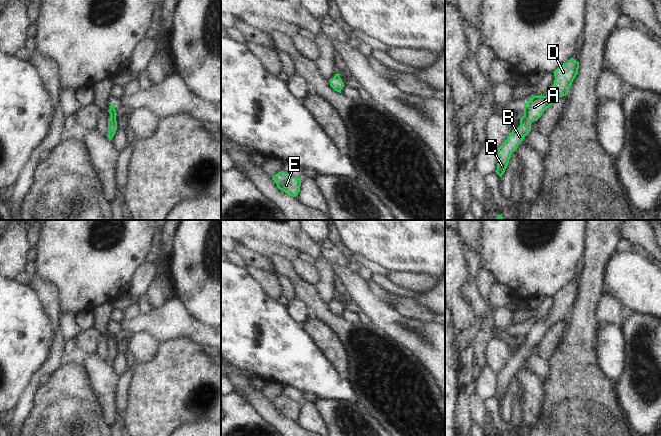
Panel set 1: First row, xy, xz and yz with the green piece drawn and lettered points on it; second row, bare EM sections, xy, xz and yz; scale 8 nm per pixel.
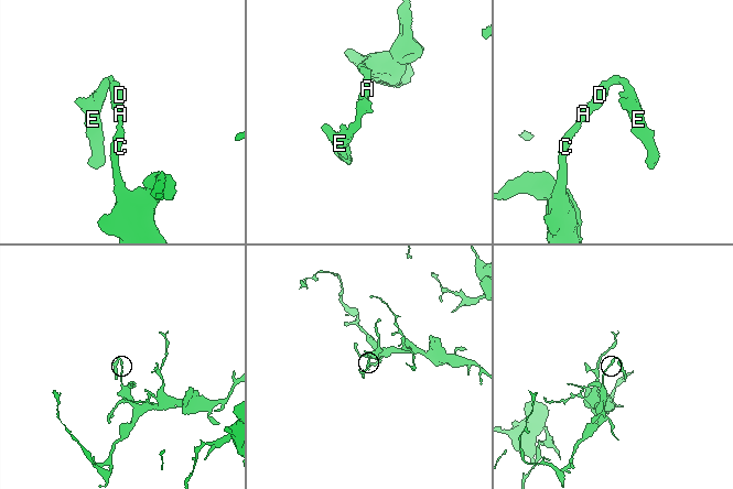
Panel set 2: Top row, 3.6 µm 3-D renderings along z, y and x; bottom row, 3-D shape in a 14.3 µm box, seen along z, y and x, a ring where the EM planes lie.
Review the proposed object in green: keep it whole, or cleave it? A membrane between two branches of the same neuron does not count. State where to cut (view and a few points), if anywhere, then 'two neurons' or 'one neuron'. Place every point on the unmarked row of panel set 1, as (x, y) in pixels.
no cut | one neuron

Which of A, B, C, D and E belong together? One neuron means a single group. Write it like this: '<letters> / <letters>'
A B C D E

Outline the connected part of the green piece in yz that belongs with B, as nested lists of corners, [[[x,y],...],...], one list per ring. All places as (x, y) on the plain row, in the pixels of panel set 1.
[[[571,282],[553,296],[555,300],[554,308],[548,313],[547,319],[533,320],[524,329],[524,339],[520,343],[520,350],[514,352],[505,366],[497,373],[498,388],[496,397],[500,401],[504,398],[512,377],[516,375],[519,368],[531,355],[531,347],[537,345],[556,322],[568,318],[578,293],[579,286]]]

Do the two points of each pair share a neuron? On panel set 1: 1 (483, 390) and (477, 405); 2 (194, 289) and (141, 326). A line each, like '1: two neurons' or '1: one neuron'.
1: two neurons
2: two neurons

